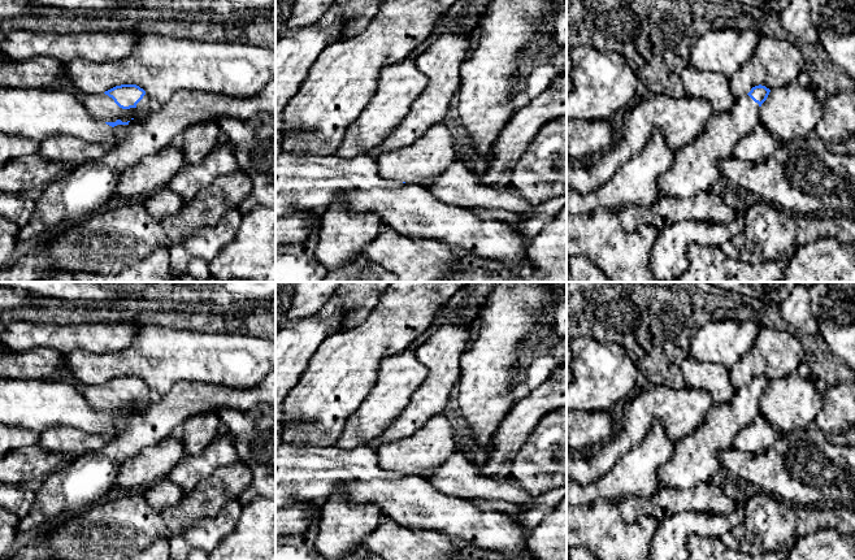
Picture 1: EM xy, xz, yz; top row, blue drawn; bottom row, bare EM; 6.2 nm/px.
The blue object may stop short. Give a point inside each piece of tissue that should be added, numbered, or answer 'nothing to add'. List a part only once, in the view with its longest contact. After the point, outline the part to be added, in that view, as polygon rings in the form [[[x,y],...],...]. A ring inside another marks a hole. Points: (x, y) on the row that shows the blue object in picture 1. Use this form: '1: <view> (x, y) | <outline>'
1: xy (102, 108) | [[[105,94],[84,95],[82,103],[94,121],[97,122],[116,122],[126,116],[135,117],[127,125],[117,125],[113,127],[116,140],[121,140],[133,126],[143,123],[156,105],[148,95],[144,95],[136,107],[130,109],[120,108],[114,100]]]

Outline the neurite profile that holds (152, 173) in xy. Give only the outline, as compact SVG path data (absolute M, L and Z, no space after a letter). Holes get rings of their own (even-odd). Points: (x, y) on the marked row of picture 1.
M168 146L159 153L143 157L138 164L126 168L120 174L116 194L122 199L149 197L168 187L185 164L183 151Z

